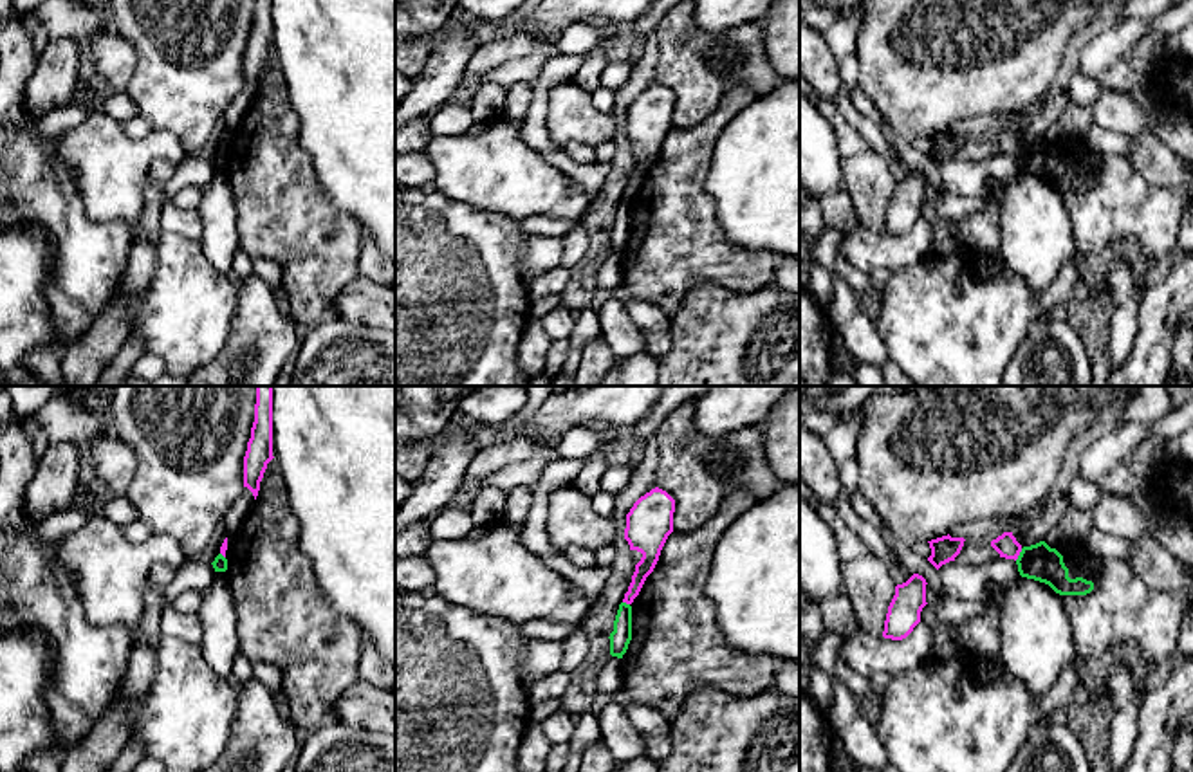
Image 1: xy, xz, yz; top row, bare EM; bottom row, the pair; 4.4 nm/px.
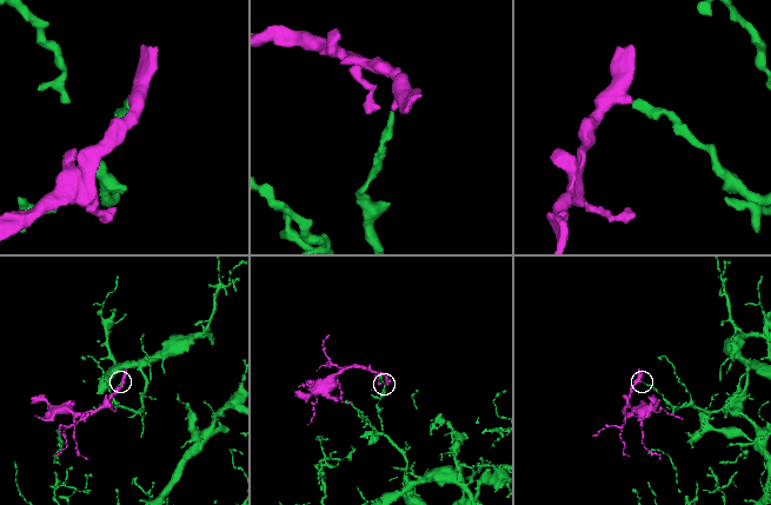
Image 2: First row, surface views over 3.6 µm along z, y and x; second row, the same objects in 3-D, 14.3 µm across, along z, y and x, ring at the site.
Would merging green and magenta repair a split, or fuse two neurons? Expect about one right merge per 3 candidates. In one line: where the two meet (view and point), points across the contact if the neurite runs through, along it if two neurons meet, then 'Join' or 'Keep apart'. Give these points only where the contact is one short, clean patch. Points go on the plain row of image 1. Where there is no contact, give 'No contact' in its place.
Touches green at yz (1020, 150). Boundary: yz (1022, 145), (1015, 156). Keep apart

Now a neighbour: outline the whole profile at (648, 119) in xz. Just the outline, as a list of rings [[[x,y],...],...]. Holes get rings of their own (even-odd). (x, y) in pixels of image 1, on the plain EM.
[[[655,83],[641,92],[626,110],[624,135],[630,146],[641,148],[643,153],[635,161],[623,198],[632,200],[646,173],[653,168],[668,132],[673,128],[673,108],[675,96]]]

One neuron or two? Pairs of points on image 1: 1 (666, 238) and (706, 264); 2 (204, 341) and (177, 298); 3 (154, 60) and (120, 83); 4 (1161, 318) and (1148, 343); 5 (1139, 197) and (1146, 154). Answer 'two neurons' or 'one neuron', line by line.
1: one neuron
2: one neuron
3: two neurons
4: one neuron
5: two neurons

